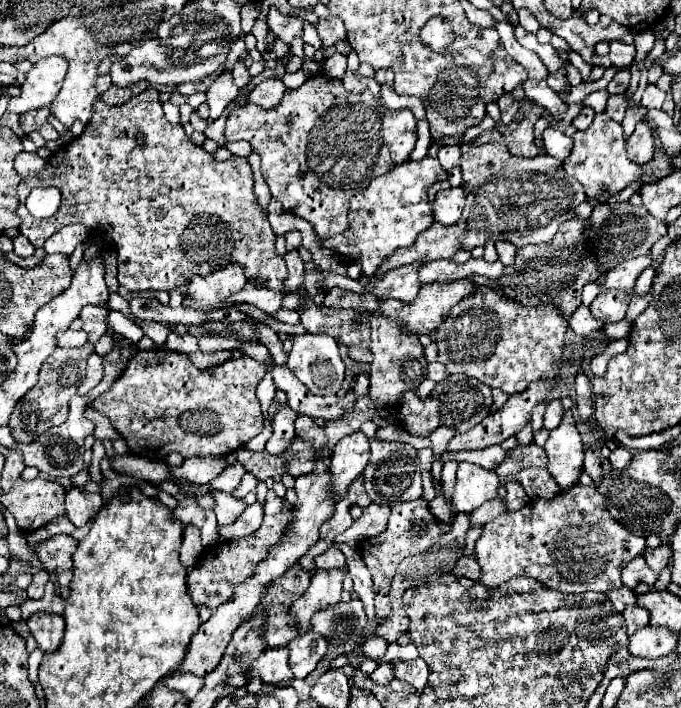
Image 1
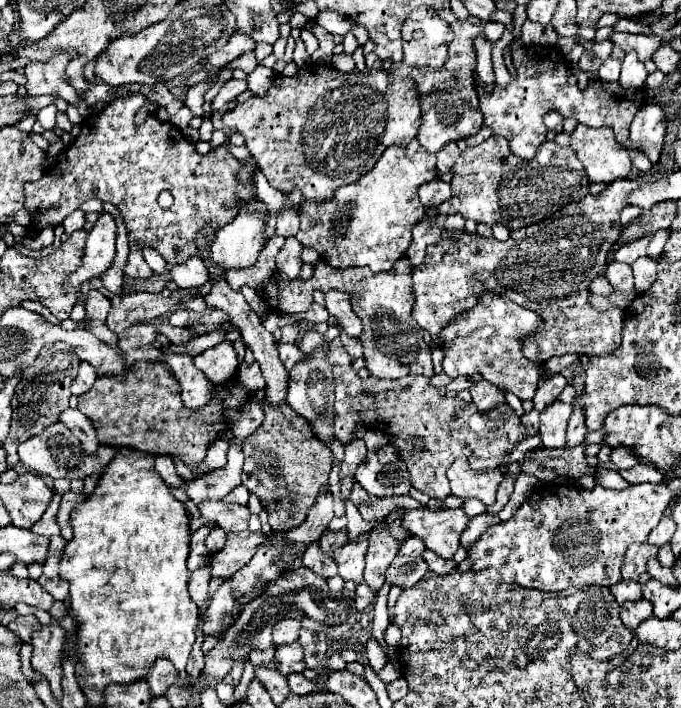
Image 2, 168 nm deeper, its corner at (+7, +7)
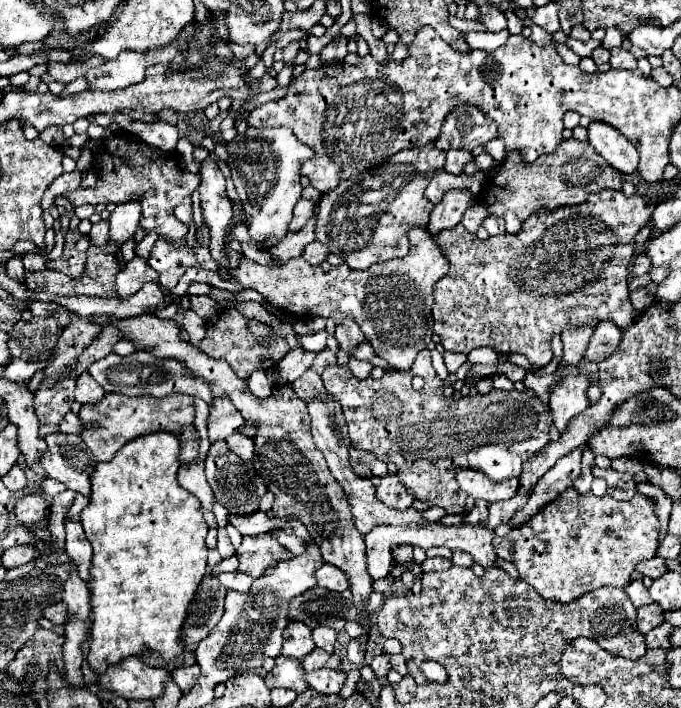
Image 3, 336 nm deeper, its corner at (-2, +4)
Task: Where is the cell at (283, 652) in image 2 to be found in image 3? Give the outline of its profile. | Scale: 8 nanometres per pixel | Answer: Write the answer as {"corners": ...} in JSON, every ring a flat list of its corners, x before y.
{"corners":[[315,648,313,652,309,652,303,660,301,660,301,666,305,672,313,672,313,670,321,670,321,668,335,668,335,670,341,670,339,668,339,658,335,654,327,654,325,650,321,648]]}

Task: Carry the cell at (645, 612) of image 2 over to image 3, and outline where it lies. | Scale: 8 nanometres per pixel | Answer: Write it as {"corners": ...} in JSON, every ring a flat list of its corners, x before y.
{"corners":[[649,604,649,606,641,606,637,610,637,628,641,634,649,634,653,628,661,626,665,622,663,610,659,608,659,604]]}

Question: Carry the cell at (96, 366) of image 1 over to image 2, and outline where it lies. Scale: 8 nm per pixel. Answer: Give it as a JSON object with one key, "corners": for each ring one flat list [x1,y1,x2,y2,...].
{"corners":[[80,363,80,371,78,371,76,379,72,381,72,395,80,397,80,395,84,395,86,391,90,391,92,385,94,385,94,381,96,381,96,377,98,377,98,375,94,373,94,369,90,369,90,365]]}

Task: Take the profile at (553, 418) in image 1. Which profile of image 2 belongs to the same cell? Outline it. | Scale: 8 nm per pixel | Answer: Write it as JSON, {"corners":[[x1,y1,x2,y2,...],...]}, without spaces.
{"corners":[[540,369,540,381,538,381,538,389,536,389,536,395,534,395,534,409,542,411,546,409,546,405,552,405,558,395,562,393,562,389,568,385,566,377,564,375,544,375,544,369]]}

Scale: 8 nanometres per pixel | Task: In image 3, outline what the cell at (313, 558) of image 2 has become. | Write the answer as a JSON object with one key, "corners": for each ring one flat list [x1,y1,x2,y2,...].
{"corners":[[323,564,317,572,317,584,321,588,327,588,327,590,333,590,333,592,343,592,347,590,347,576,343,576,343,572,339,572,339,568,331,566,331,564]]}

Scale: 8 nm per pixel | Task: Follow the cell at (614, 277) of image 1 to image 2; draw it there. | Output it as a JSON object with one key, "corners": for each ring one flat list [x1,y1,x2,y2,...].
{"corners":[[648,235,648,237,642,237,642,239,638,239,638,241,626,243,626,245,622,245,622,247,614,253,614,259,620,261,620,263,632,265,636,259,648,255,648,243,650,243,650,241,652,241,652,237]]}

